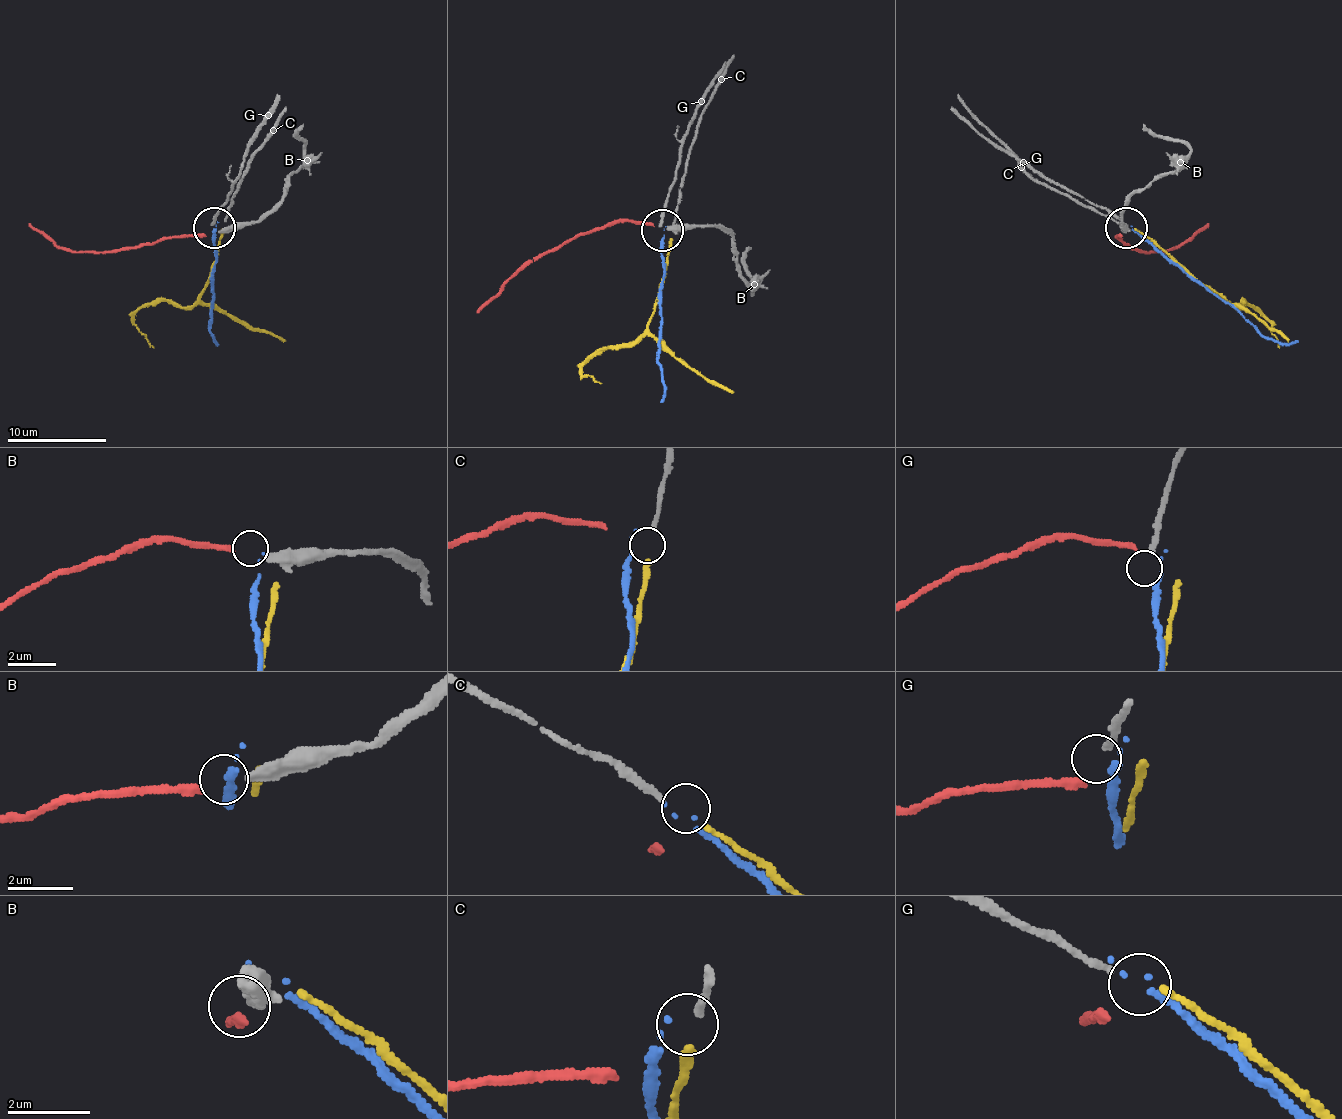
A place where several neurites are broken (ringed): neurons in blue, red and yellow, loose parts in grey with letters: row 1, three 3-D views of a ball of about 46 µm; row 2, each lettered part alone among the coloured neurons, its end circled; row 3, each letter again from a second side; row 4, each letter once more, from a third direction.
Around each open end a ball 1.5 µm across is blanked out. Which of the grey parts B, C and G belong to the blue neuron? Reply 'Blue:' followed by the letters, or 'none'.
Blue: none

